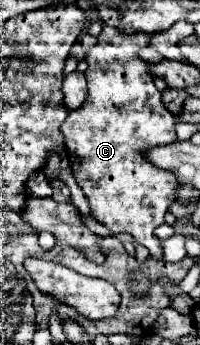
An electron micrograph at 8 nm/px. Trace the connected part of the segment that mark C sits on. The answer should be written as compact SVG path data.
M103 26L99 35L99 45L95 45L85 54L85 60L89 64L85 78L87 78L87 98L79 110L71 110L65 122L61 124L61 132L65 136L65 148L67 158L71 162L73 176L87 196L89 202L89 214L107 226L111 234L127 232L135 238L137 244L145 246L149 254L155 260L161 260L161 246L159 238L153 236L153 230L163 224L163 216L169 208L169 204L175 200L175 188L177 178L175 174L169 174L167 170L159 170L151 166L145 158L141 158L141 152L149 146L163 146L169 142L175 142L175 116L163 106L161 92L157 90L151 74L147 74L147 62L137 58L137 52L147 46L147 40L151 36L147 34L119 34L119 30L111 26Z

